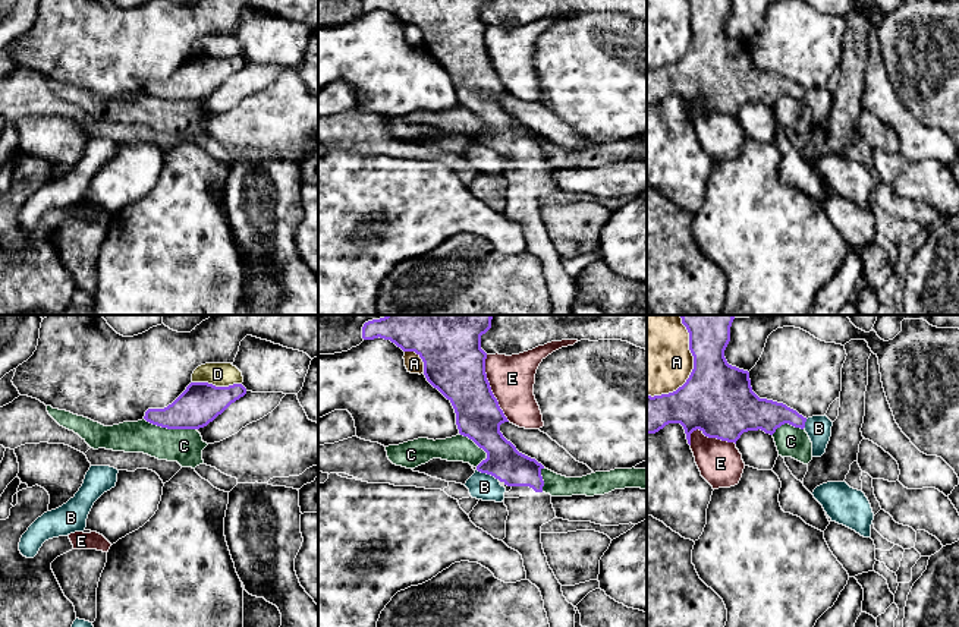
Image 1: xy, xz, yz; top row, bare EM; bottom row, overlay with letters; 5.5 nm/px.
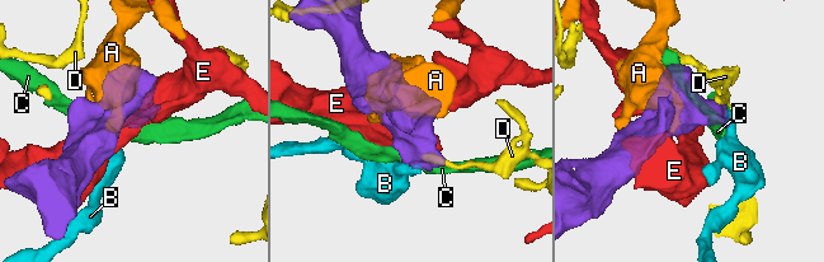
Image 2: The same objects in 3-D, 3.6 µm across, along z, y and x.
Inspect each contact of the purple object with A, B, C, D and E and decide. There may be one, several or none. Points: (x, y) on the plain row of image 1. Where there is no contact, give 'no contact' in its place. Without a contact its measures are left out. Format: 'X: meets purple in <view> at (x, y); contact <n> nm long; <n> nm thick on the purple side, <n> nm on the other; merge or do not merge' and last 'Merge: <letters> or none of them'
A: meets purple in yz at (691, 46); contact 440 nm long; 400 nm thick on the purple side, 360 nm on the other; do not merge
B: meets purple in xz at (489, 145); contact 140 nm long; 200 nm thick on the purple side, 150 nm on the other; do not merge
C: meets purple in xy at (170, 100); contact 300 nm long; 220 nm thick on the purple side, 190 nm on the other; do not merge
D: meets purple in xy at (217, 59); contact 280 nm long; 220 nm thick on the purple side, 130 nm on the other; do not merge
E: meets purple in xz at (490, 60); contact 400 nm long; 340 nm thick on the purple side, 240 nm on the other; do not merge
Merge: none of them

